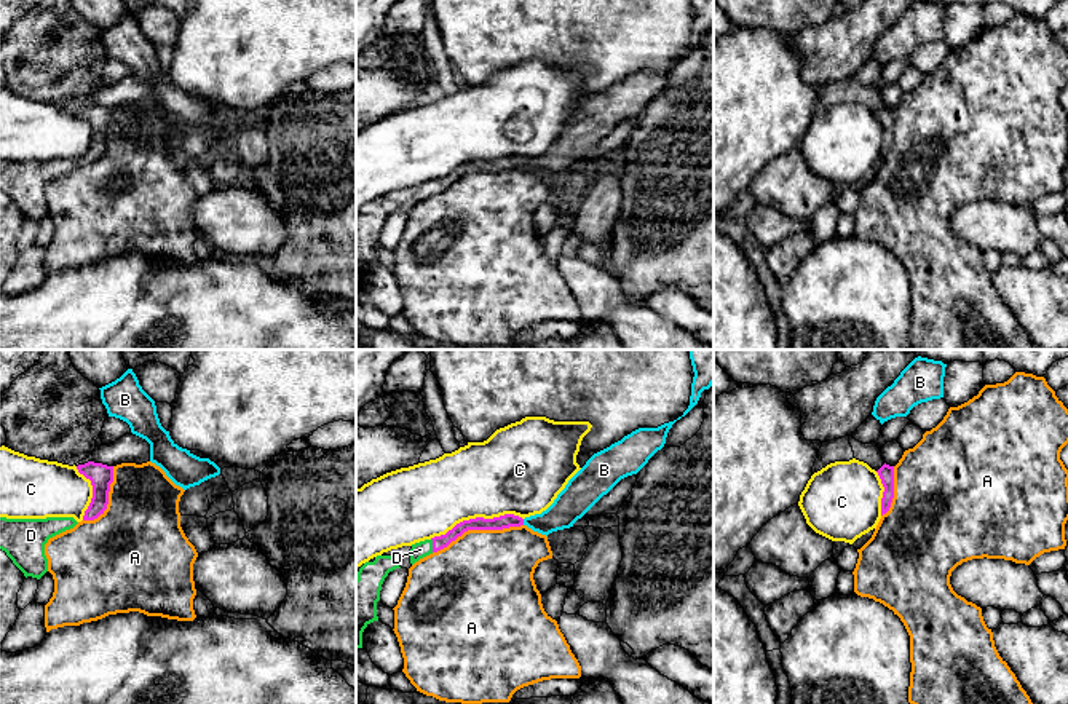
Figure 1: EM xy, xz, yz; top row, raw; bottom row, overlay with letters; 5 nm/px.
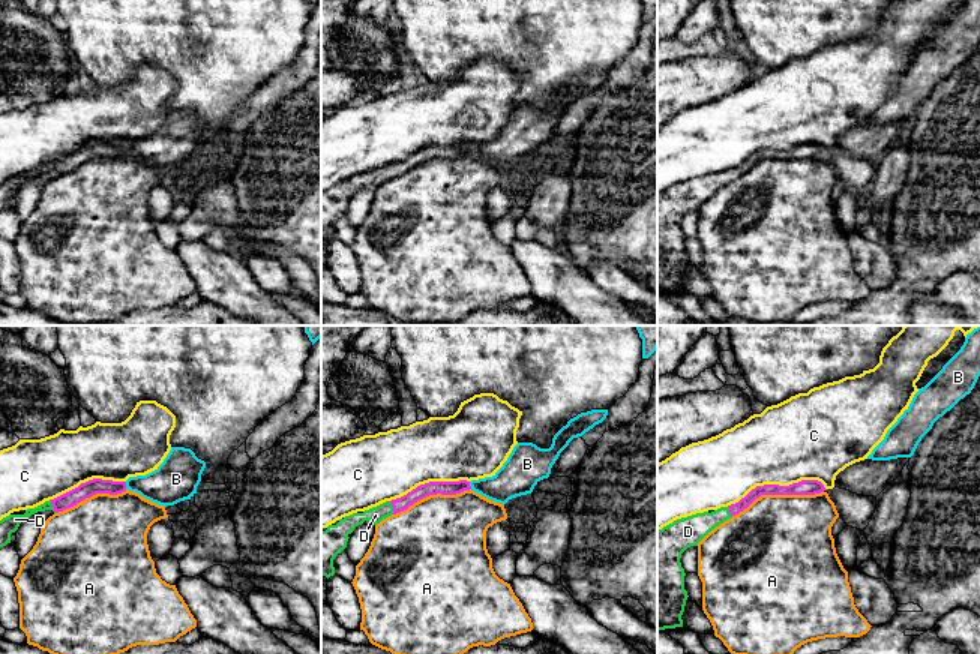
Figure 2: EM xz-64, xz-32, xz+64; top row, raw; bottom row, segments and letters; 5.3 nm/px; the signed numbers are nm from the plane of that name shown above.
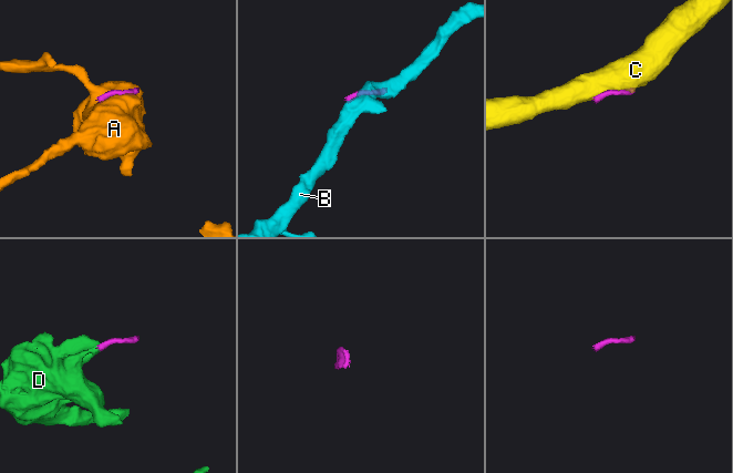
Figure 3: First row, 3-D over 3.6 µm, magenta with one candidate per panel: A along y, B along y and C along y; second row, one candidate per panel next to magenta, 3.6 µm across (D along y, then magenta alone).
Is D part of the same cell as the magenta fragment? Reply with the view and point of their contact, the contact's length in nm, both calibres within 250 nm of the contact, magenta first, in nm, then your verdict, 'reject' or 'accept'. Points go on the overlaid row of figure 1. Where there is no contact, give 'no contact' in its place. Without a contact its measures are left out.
xz (433, 545) | 70 nm | 70/80 nm | accept

